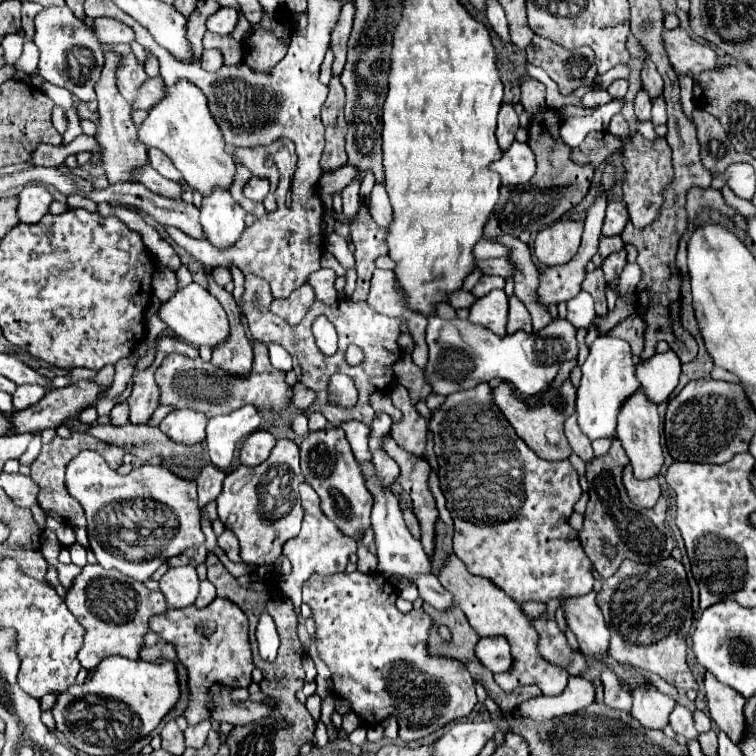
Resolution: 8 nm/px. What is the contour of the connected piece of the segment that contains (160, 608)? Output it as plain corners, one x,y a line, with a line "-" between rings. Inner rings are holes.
100,564
84,566
82,574
76,576
72,588
66,592
66,606
86,630
84,644
78,652
78,660
86,670
96,668
102,658
114,654
140,660
144,636
150,630
150,616
168,610
162,592
150,592
142,582
128,578
118,570
106,570

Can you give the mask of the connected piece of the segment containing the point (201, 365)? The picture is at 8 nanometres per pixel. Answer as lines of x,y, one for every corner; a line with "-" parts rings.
252,340
254,348
254,366
246,380
230,378
226,372
218,372
216,368
210,368
208,362
202,362
200,358
184,358
180,354
170,354
162,366
156,370
156,382
162,392
162,404
172,404
174,408
192,408
196,412
202,412
206,418
218,416
218,414
230,414
232,410
254,404
256,408
266,410
284,410
290,404
290,392
292,388
284,382
284,372
274,370
274,366
268,360
268,348
264,344
258,344

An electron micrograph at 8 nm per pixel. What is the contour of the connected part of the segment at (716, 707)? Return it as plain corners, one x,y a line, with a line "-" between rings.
704,674
704,690
708,700
708,710
716,726
728,734
728,738
738,744
744,734
744,696
734,688
716,680
714,674

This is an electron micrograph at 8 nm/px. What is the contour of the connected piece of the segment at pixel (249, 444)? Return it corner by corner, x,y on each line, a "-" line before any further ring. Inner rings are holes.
256,430
252,432
242,448
240,448
240,464
244,466
258,466
266,460
266,456
270,454
270,448
274,446
274,436
266,430

